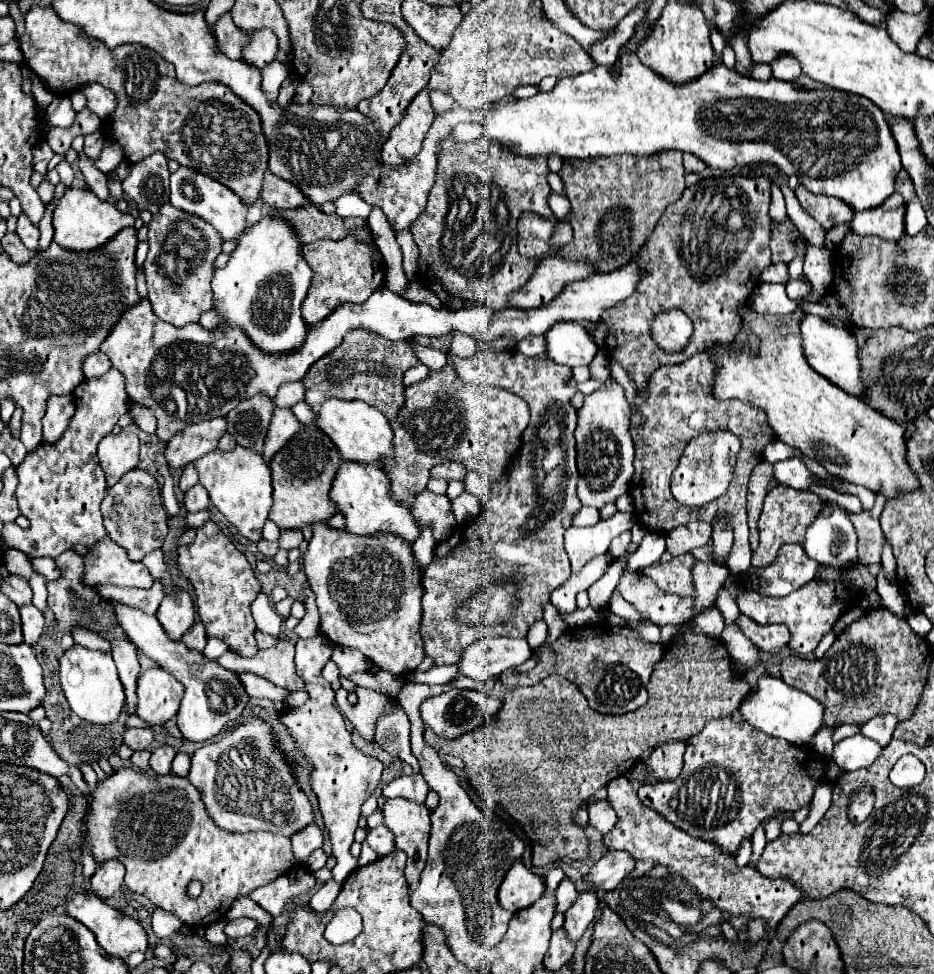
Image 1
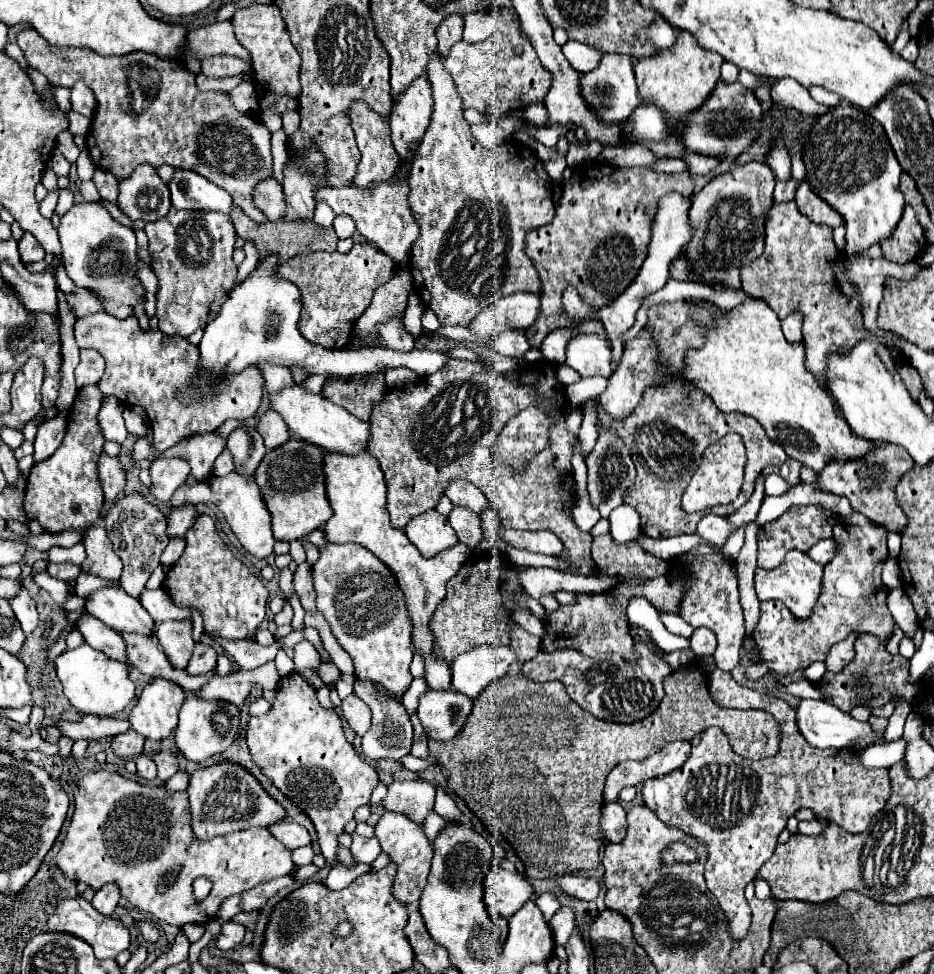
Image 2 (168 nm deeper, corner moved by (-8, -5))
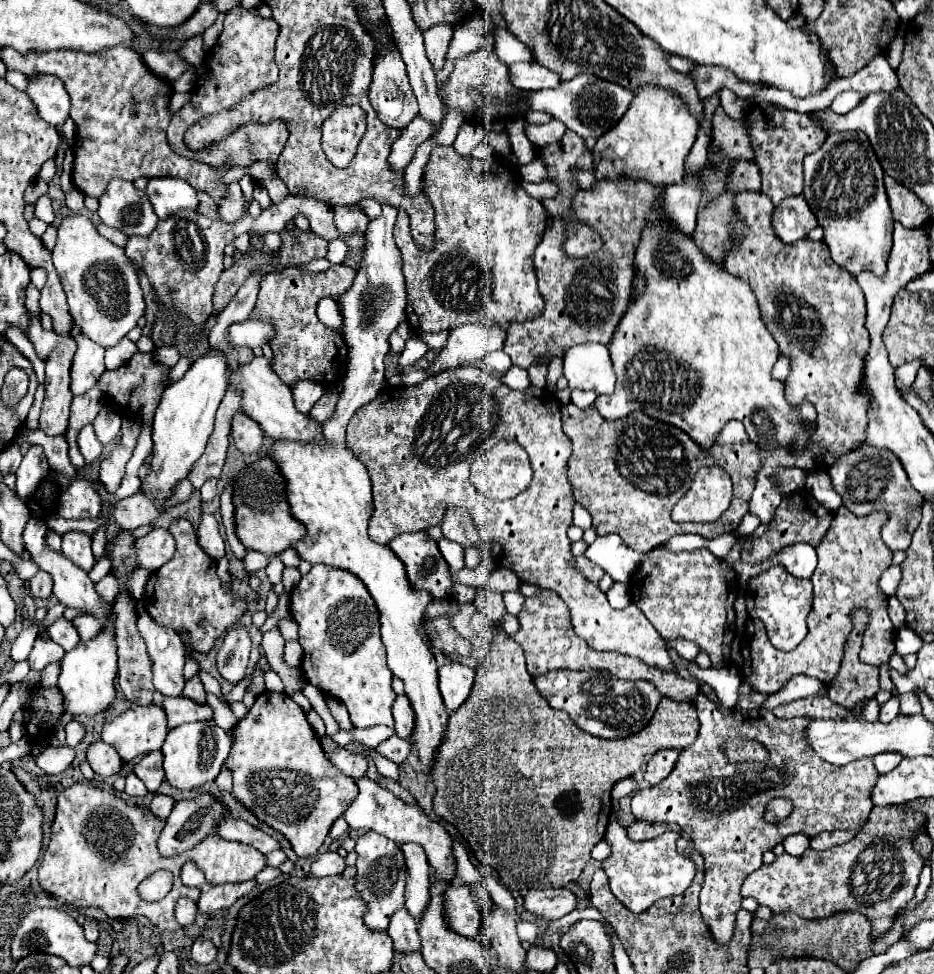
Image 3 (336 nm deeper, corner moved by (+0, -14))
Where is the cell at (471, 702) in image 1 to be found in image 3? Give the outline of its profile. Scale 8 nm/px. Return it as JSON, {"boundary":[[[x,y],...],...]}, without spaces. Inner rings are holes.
{"boundary":[[[399,694],[395,698],[391,710],[393,710],[393,718],[395,718],[395,732],[397,732],[397,736],[407,740],[407,736],[411,732],[411,706],[407,704],[407,696]]]}

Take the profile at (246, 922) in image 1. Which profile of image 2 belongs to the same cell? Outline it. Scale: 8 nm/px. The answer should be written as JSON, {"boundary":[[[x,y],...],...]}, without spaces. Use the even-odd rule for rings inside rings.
{"boundary":[[[225,921],[223,923],[223,931],[221,935],[217,937],[215,945],[223,951],[229,951],[233,947],[237,947],[245,937],[245,927],[241,923],[235,923],[235,921]]]}

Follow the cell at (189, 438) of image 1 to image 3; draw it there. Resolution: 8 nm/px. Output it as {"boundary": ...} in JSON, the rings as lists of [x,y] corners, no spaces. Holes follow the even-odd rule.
{"boundary":[[[137,492],[135,496],[115,504],[111,516],[117,524],[117,532],[121,534],[121,532],[135,532],[139,526],[151,524],[159,516],[159,510],[151,506],[151,500],[147,500],[141,492]]]}

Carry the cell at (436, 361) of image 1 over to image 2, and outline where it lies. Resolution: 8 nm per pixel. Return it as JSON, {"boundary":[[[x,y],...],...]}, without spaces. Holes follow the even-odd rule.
{"boundary":[[[393,319],[383,323],[383,327],[379,327],[379,341],[383,343],[383,347],[391,347],[391,349],[399,349],[399,351],[413,351],[413,335],[405,331],[403,327],[403,319]]]}

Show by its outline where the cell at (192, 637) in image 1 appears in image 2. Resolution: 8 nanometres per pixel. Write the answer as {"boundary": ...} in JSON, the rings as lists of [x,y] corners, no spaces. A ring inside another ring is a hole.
{"boundary":[[[197,643],[195,653],[187,665],[187,671],[189,671],[189,675],[199,675],[203,671],[211,671],[215,667],[215,661],[217,661],[217,651],[211,645]]]}

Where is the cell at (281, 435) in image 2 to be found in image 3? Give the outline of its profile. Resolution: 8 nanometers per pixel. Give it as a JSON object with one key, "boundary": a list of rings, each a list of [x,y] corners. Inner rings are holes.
{"boundary":[[[235,412],[231,420],[231,436],[237,450],[243,454],[255,454],[263,442],[263,430],[243,412]]]}

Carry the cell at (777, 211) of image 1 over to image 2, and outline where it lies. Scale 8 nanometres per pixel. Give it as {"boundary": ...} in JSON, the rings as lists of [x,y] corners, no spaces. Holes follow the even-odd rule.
{"boundary":[[[789,179],[787,183],[783,183],[783,181],[777,181],[777,185],[775,185],[775,195],[773,195],[773,201],[775,201],[775,203],[793,201],[793,197],[795,197],[795,189],[797,189],[797,183],[795,183],[793,179]]]}

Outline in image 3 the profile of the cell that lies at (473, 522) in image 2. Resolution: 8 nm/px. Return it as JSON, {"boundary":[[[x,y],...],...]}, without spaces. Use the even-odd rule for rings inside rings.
{"boundary":[[[439,540],[437,546],[439,546],[443,558],[447,560],[449,568],[451,568],[451,574],[463,568],[463,548],[459,548],[457,544],[451,544],[449,540]]]}

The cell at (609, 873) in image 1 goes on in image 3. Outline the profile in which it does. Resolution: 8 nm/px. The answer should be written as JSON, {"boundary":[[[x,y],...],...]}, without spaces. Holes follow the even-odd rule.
{"boundary":[[[567,888],[559,890],[529,890],[523,898],[527,912],[543,916],[545,920],[557,920],[575,910],[575,894]]]}

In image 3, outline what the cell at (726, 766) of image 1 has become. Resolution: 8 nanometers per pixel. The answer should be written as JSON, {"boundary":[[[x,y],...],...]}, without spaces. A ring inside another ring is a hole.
{"boundary":[[[699,694],[695,698],[695,708],[699,702],[699,734],[697,740],[681,750],[679,760],[673,768],[673,772],[657,786],[639,790],[631,798],[631,810],[637,820],[649,820],[649,822],[675,822],[679,824],[681,832],[689,834],[689,840],[701,850],[701,856],[705,858],[705,884],[701,890],[701,912],[705,924],[711,928],[711,934],[715,940],[729,942],[735,928],[735,912],[741,908],[743,896],[741,886],[743,880],[757,870],[761,862],[761,854],[765,850],[775,848],[775,844],[783,842],[789,834],[805,834],[805,836],[817,836],[825,830],[849,830],[857,828],[861,822],[867,820],[873,804],[871,804],[871,788],[875,786],[875,780],[879,778],[879,772],[873,766],[873,760],[853,760],[845,766],[833,766],[823,762],[813,748],[805,750],[805,730],[811,724],[811,718],[791,718],[781,720],[775,718],[771,710],[721,710],[715,702],[711,702],[705,694]],[[729,736],[737,736],[743,740],[757,740],[765,746],[769,752],[769,758],[761,764],[727,764],[727,758],[723,758],[721,746]],[[785,796],[793,800],[793,812],[783,824],[767,824],[763,820],[763,812],[769,800]]]}

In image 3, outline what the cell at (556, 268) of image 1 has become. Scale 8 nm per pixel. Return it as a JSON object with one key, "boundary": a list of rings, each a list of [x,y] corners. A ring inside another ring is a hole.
{"boundary":[[[463,324],[449,332],[445,348],[433,358],[427,366],[427,374],[439,374],[463,364],[475,364],[491,350],[501,350],[505,340],[507,324],[503,326],[481,326],[481,324]]]}

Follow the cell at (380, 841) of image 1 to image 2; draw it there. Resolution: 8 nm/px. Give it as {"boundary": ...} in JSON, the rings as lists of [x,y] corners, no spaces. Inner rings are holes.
{"boundary":[[[353,835],[353,845],[351,845],[351,853],[359,863],[373,863],[379,855],[381,855],[381,845],[377,837],[365,839],[359,835]]]}

